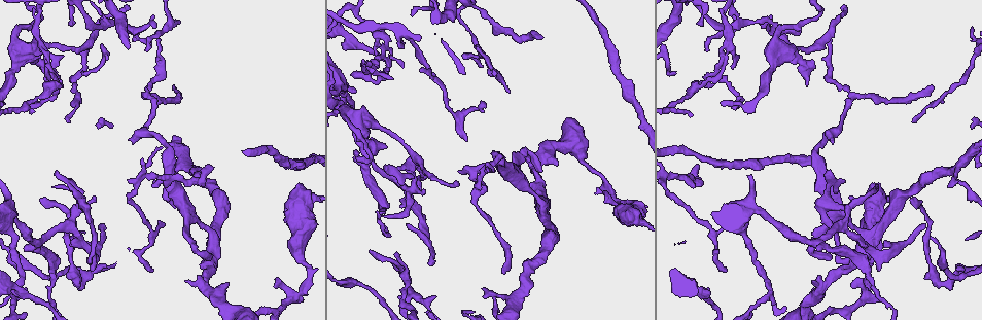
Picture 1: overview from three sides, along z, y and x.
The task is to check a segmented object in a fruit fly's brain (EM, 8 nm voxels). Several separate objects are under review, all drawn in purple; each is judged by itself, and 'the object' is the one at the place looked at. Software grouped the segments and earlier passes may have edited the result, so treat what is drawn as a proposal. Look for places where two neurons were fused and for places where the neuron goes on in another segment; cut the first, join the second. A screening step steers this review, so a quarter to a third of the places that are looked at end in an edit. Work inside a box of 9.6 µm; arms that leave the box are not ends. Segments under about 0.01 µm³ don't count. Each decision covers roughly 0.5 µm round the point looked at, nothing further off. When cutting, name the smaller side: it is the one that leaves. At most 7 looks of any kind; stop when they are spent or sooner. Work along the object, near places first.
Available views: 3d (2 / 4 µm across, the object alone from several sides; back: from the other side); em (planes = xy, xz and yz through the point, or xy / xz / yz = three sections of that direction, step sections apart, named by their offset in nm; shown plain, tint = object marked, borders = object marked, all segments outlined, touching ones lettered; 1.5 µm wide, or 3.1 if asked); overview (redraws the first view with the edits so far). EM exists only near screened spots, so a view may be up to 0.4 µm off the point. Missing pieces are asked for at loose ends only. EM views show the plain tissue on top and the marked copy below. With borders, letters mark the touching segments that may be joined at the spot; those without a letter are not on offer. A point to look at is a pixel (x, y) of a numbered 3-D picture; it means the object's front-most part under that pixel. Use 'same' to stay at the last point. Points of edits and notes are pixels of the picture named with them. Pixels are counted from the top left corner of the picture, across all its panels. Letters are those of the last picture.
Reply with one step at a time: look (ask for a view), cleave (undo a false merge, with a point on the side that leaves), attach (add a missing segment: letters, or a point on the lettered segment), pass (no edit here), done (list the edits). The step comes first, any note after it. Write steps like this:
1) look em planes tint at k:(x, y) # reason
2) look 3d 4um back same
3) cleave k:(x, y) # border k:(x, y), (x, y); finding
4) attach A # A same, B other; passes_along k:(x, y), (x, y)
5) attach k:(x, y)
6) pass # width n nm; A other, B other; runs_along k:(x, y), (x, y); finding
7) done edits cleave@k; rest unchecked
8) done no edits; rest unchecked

look 3d 2um back at 1:(727, 52) # arms part here

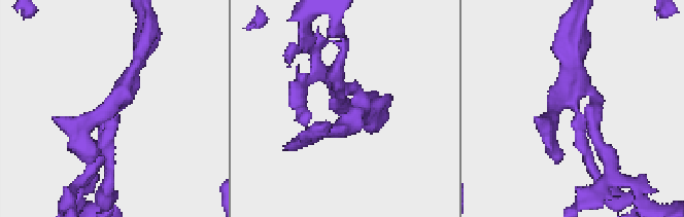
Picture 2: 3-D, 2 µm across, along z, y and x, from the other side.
look em planes tint at 2:(343, 111)

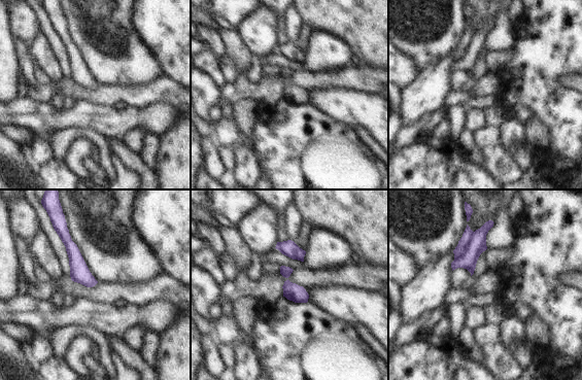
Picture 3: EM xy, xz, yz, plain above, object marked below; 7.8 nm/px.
look em planes borders same # see the neighbours

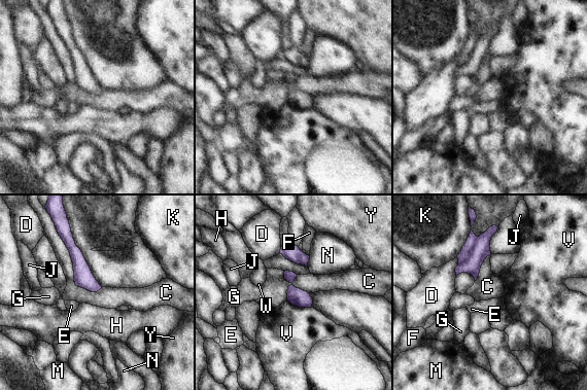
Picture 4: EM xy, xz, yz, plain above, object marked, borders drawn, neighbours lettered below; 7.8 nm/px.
pass # width 140 nm; C other, D other, E other, F other, G other, H other, J other, K other, M other, N other, V other, W other, Y other; border 4:(58, 234), (74, 283), (98, 291); one neuron here

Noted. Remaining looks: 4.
look 3d 2um at 1:(354, 72) # free end

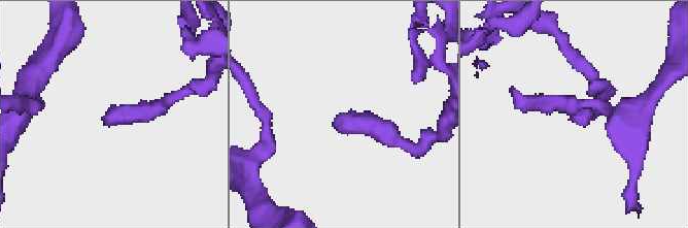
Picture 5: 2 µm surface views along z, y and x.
look em xy step 8 borders at 5:(341, 120) # now the EM

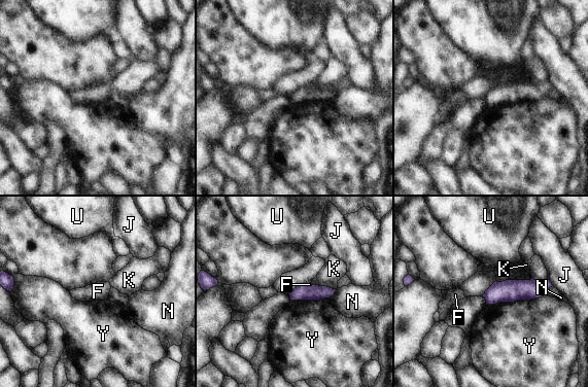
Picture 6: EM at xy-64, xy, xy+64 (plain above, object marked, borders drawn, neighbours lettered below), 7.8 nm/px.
look em planes borders same

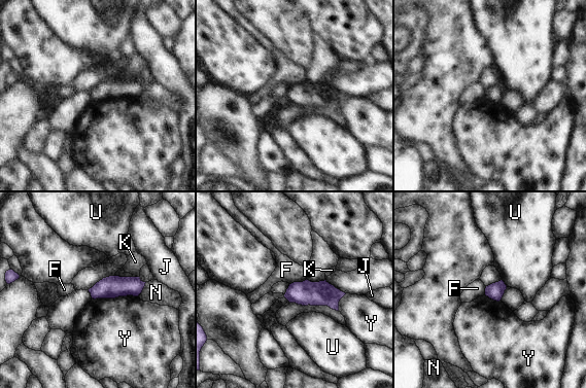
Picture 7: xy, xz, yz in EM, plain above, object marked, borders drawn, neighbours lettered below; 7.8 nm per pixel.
pass # width 130 nm; F other, J other, K other, N other, U other, Y other; border 7:(306, 278), (289, 284); no lettered segment goes on from it

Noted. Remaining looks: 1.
look em planes borders at 1:(489, 69) # an open end

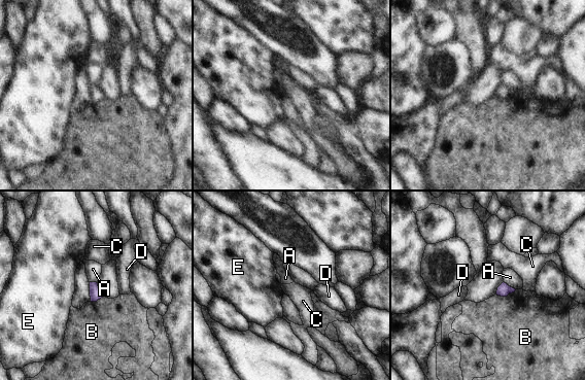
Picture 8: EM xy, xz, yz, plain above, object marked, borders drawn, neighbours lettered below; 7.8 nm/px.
pass # width 90 nm; A other, B other, C other, D other, E other; border 8:(516, 289), (506, 296), (495, 295); none of them fits

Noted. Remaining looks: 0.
done no edits; rest unchecked

